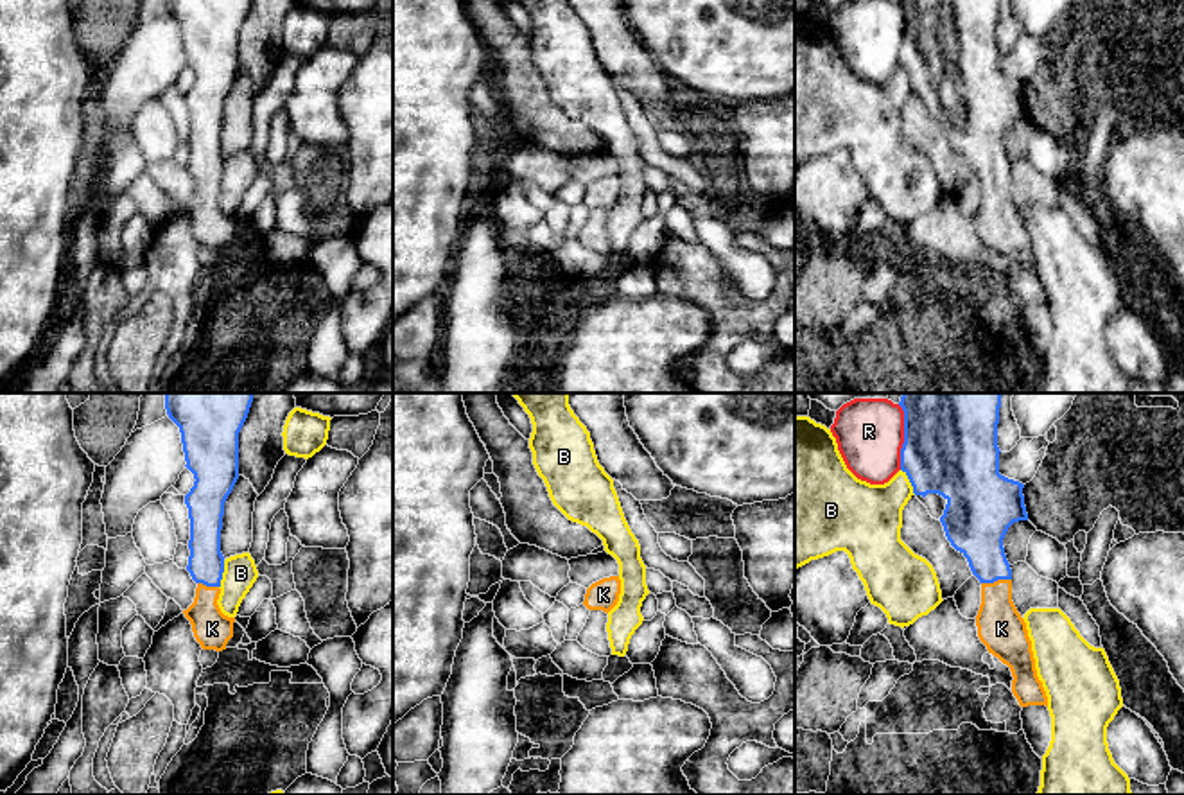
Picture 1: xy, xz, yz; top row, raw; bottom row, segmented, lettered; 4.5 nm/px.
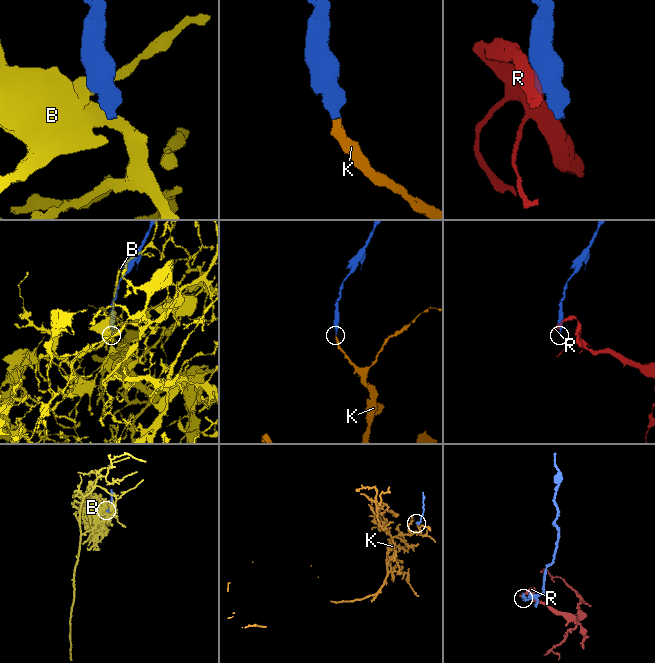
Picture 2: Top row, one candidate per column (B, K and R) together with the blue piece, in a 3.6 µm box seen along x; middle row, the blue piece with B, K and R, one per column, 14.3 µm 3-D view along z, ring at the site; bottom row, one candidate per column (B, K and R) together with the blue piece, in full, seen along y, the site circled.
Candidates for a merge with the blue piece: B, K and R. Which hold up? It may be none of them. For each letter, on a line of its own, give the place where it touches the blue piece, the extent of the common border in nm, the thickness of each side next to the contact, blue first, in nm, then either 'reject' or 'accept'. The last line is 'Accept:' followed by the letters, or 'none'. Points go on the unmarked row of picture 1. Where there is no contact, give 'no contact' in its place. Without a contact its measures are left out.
B: contact xy (221, 173); length 130 nm; calibres 160 and 150 nm; reject
K: contact yz (996, 178); length 140 nm; calibres 260 and 200 nm; accept
R: contact yz (905, 34); length 300 nm; calibres 420 and 300 nm; reject
Accept: K

